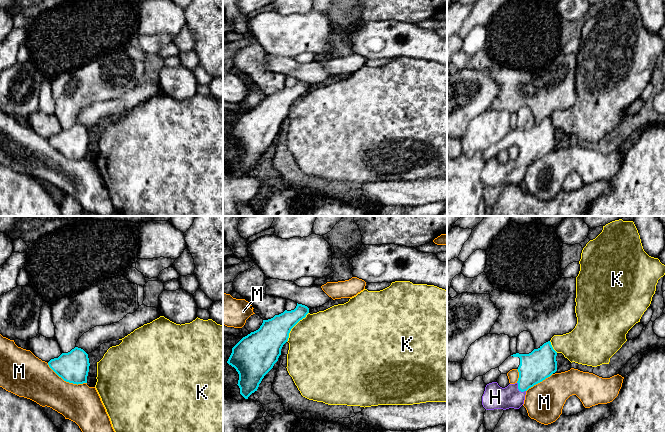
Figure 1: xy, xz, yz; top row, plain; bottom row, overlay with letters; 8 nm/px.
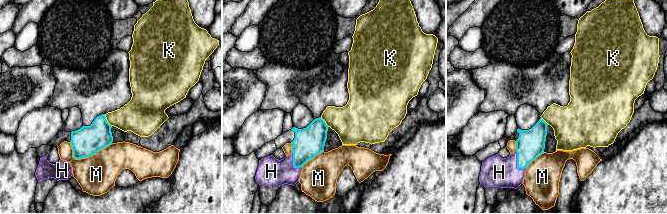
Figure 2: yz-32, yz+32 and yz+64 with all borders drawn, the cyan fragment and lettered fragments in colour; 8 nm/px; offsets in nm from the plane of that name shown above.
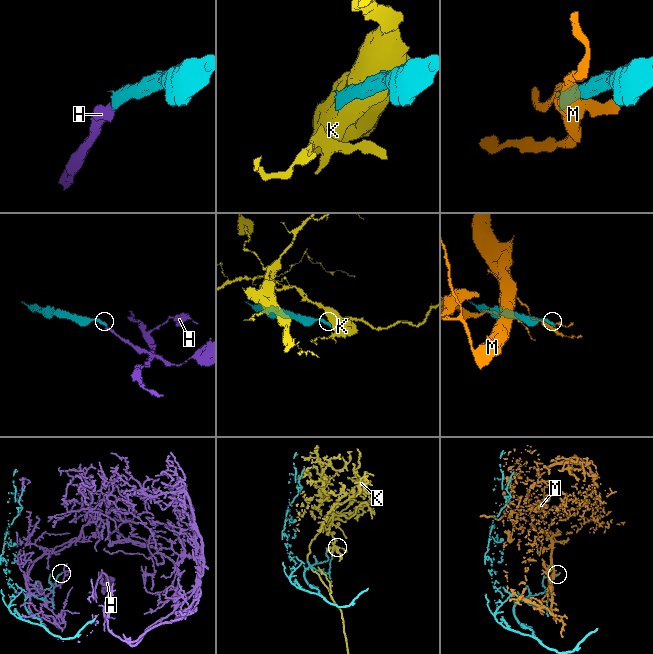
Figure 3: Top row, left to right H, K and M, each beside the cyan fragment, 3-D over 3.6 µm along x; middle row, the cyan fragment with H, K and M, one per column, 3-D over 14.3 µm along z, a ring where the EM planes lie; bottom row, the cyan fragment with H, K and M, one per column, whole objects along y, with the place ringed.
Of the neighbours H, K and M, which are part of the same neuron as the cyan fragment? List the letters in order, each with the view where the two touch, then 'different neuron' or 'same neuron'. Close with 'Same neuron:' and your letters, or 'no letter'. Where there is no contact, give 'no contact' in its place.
H: yz | same neuron
K: xz | different neuron
M: xy | different neuron
Same neuron: H

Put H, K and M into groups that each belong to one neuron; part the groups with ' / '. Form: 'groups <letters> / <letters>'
groups H / K / M

